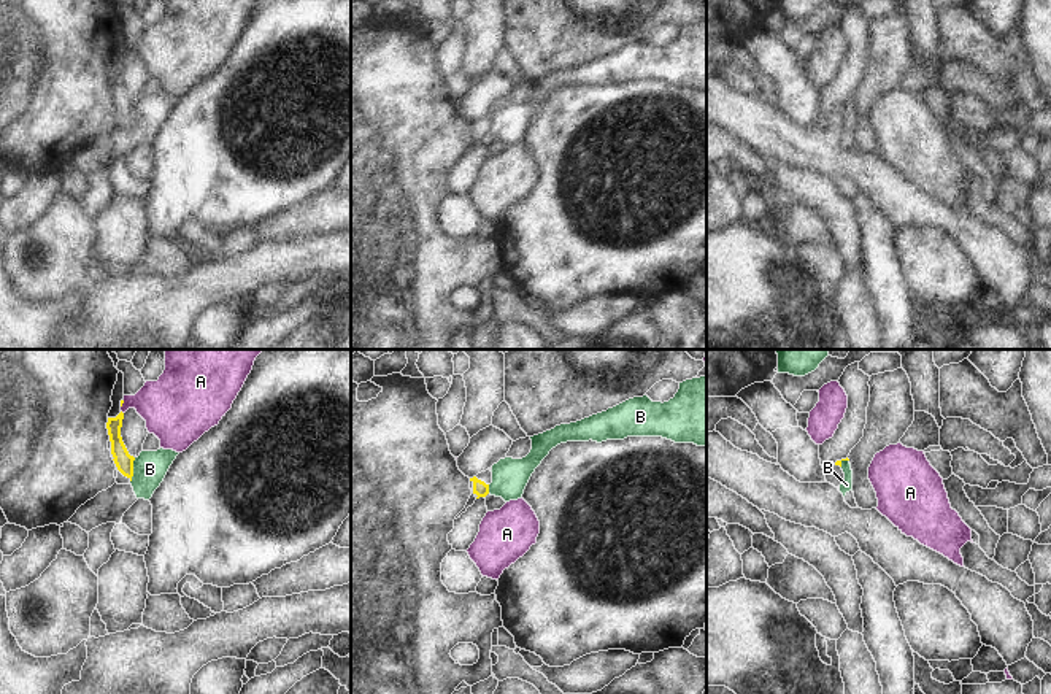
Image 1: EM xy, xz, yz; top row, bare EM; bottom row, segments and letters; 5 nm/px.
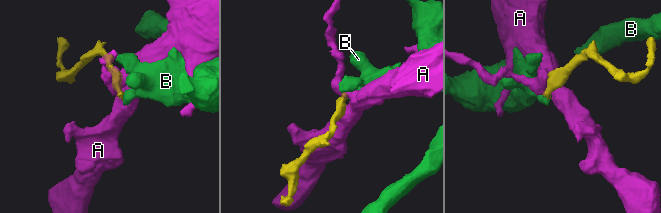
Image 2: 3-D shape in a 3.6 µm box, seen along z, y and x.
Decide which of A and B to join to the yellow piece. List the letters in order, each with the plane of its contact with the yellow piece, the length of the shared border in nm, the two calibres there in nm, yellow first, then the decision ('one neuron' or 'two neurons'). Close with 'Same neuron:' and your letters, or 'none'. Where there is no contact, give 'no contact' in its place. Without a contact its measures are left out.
A: xy | 40 nm | 20/300 nm | two neurons
B: xy | 130 nm | 90/170 nm | two neurons
Same neuron: none

